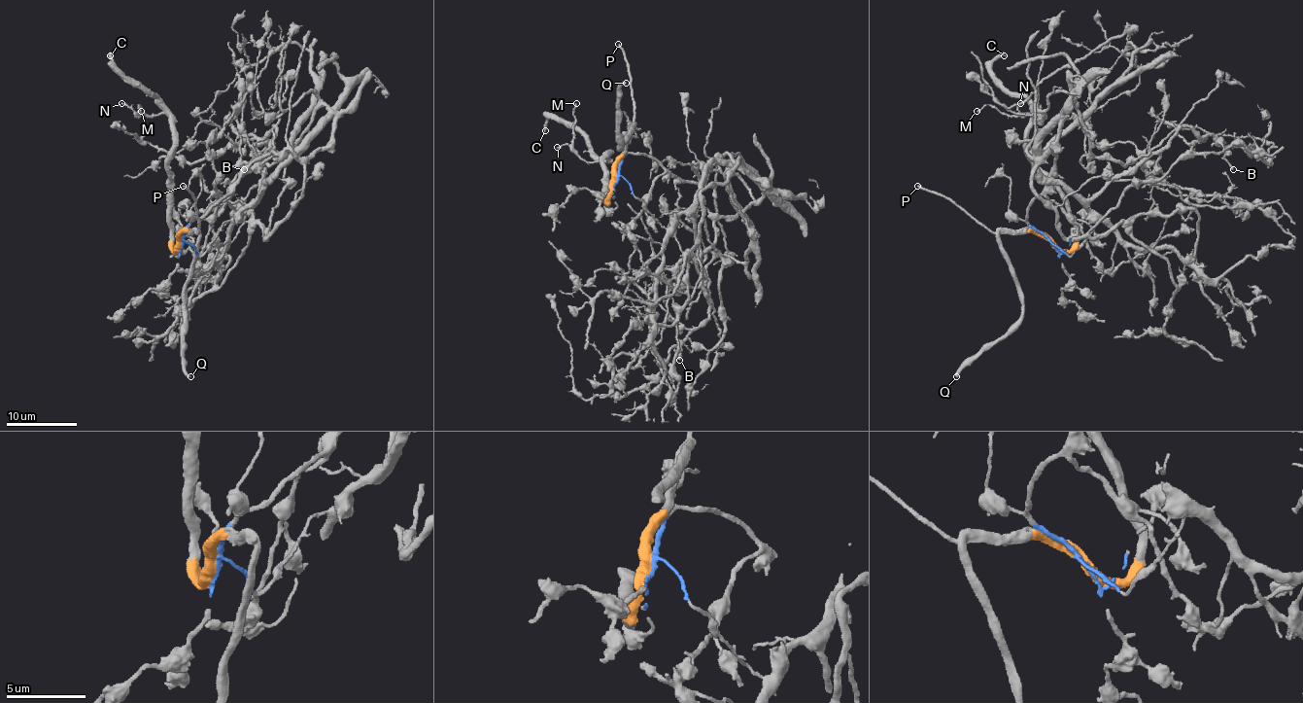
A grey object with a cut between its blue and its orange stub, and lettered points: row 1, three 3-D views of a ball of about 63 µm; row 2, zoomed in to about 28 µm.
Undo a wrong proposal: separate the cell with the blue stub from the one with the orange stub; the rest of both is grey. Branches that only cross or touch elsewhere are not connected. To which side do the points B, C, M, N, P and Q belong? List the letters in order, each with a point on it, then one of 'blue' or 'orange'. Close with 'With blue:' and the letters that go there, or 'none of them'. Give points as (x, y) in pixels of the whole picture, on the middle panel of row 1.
B: place (679, 360); blue
C: place (545, 130); orange
M: place (576, 103); orange
N: place (557, 147); orange
P: place (618, 44); orange
Q: place (626, 83); orange
With blue: B

